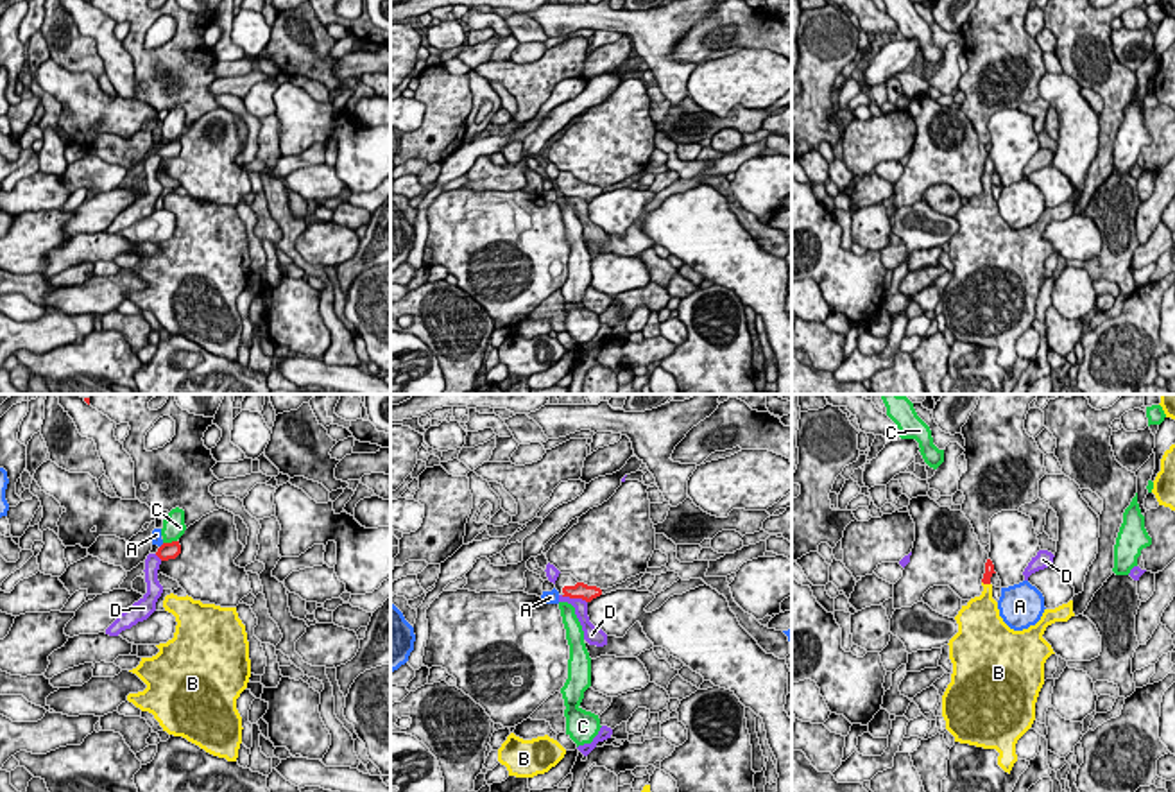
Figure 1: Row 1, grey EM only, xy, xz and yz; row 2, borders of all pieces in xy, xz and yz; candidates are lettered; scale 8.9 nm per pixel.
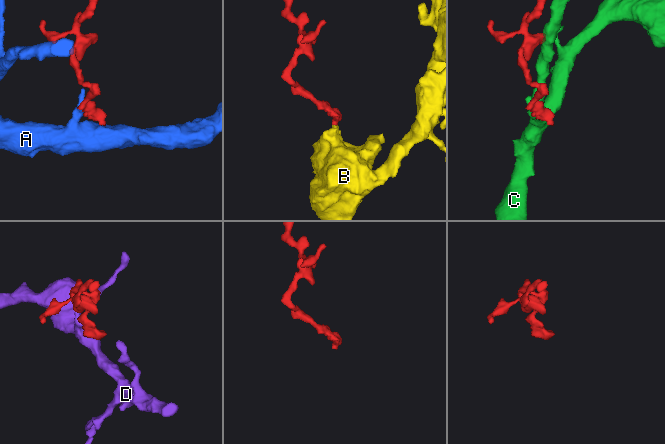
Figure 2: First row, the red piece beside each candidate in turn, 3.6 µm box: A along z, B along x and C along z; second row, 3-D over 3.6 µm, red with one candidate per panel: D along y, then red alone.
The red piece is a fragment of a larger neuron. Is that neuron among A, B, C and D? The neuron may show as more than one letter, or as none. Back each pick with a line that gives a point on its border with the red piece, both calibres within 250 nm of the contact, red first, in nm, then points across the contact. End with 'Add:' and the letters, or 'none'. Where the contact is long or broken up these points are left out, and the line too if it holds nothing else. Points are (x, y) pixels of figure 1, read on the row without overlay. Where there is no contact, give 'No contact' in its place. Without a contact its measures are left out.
B: Touches red at yz (986, 181). Thickness 100 nm (red) against 260 nm. Path across: yz (989, 167), (986, 181), (986, 203), (982, 208)
Add: B

